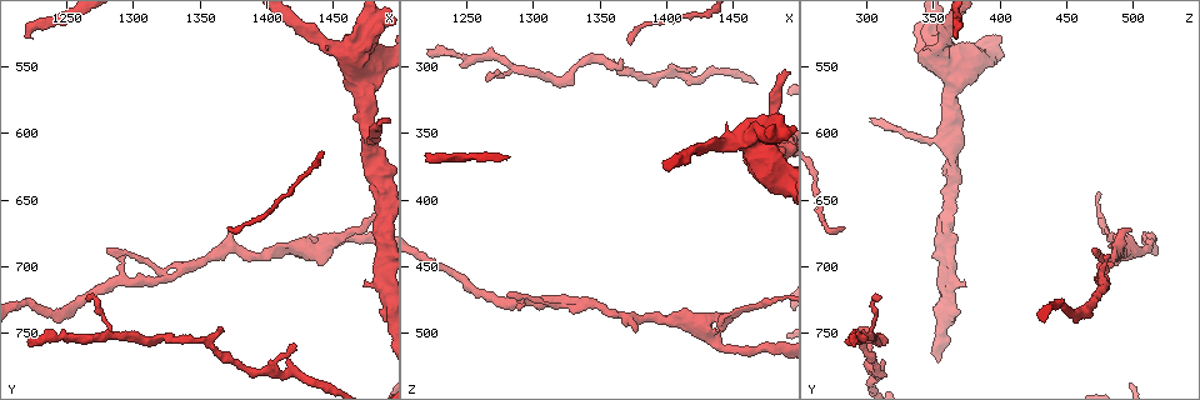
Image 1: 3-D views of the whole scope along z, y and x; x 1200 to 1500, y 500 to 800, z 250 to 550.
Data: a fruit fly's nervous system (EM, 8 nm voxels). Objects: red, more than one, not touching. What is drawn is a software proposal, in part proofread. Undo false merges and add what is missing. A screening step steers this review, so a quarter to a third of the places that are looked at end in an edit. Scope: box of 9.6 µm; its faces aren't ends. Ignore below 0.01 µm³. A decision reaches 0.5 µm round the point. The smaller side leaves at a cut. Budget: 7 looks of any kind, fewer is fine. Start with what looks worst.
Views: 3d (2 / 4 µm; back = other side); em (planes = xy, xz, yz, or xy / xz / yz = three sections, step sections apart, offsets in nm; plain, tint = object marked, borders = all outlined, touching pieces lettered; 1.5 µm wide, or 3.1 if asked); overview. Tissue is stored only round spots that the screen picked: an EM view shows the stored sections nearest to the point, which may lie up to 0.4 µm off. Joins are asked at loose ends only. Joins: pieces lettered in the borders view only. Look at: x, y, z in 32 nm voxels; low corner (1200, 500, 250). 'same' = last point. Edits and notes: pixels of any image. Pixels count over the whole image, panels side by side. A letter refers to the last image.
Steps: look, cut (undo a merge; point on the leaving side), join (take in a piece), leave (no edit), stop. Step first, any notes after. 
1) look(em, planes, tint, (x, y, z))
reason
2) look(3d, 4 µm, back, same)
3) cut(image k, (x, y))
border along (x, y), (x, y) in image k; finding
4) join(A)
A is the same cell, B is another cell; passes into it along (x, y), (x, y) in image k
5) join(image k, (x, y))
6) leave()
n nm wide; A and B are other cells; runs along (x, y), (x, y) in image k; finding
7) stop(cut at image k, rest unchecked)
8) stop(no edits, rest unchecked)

look(em, xy, step 4, borders, (1222, 528, 368))

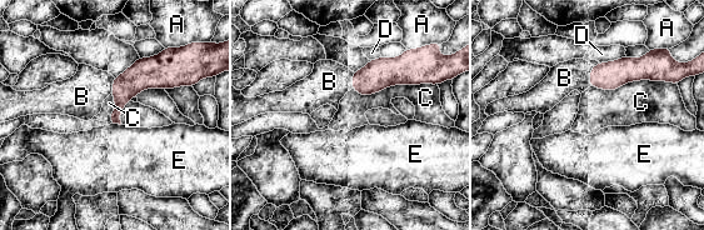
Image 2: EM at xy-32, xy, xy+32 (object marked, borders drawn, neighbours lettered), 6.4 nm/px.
join(B)
B is the same cell, A, C, D and E are other cells; it goes on there

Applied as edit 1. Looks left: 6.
look(3d, 4 µm, (1476, 598, 360))
two arms in line, one across

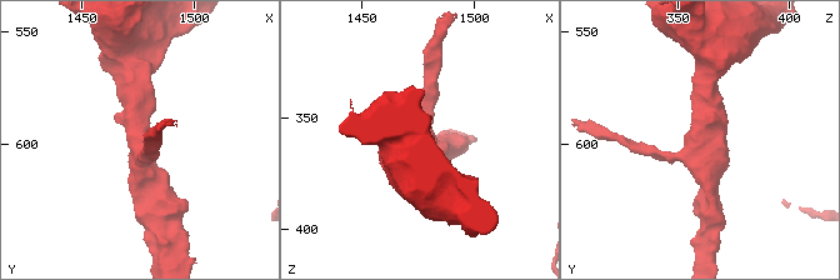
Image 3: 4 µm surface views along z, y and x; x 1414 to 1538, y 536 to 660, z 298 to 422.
look(em, planes, plain, (1476, 600, 360))
3 arms; arms of 170, 280, 360 nm

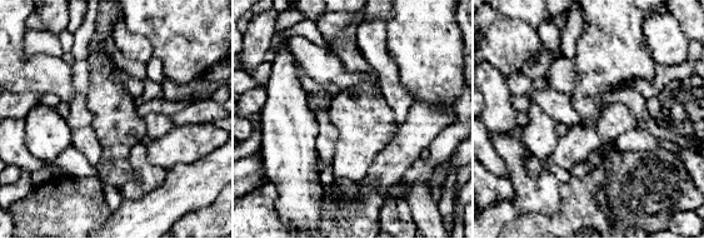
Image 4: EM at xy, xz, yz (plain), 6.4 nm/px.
look(em, planes, borders, same)
what lies round it

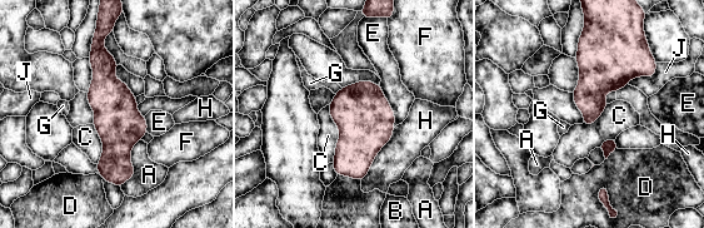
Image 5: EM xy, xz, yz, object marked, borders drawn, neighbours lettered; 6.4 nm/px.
leave()
H touches over 400 nm; A, B, C, D, E, F, G, H and J are other cells; border along (329, 104), (339, 133), (333, 162) in image 5; one neuron here

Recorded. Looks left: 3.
look(em, xy, step 4, tint, (1422, 760, 302))
branch stops here

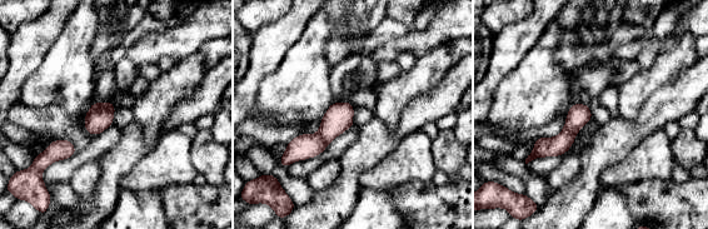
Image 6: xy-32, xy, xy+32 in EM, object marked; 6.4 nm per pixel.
look(em, xz, step 4, borders, same)
cut it another way

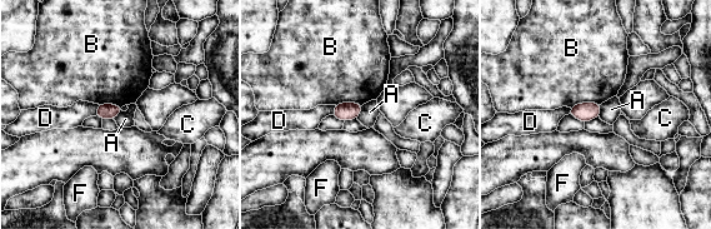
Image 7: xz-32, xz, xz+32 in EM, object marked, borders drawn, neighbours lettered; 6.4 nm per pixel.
leave()
A, B, C, D and F are other cells; border along (362, 105), (356, 118) in image 7; none of them fits

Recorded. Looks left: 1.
stop(join at image 2, rest unchecked)

